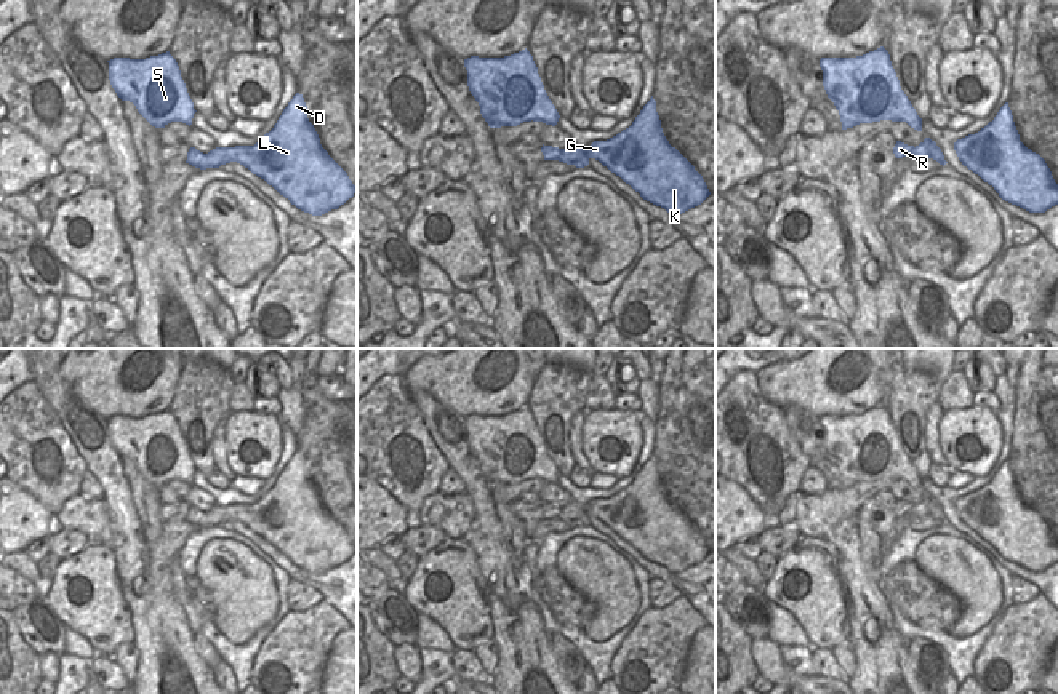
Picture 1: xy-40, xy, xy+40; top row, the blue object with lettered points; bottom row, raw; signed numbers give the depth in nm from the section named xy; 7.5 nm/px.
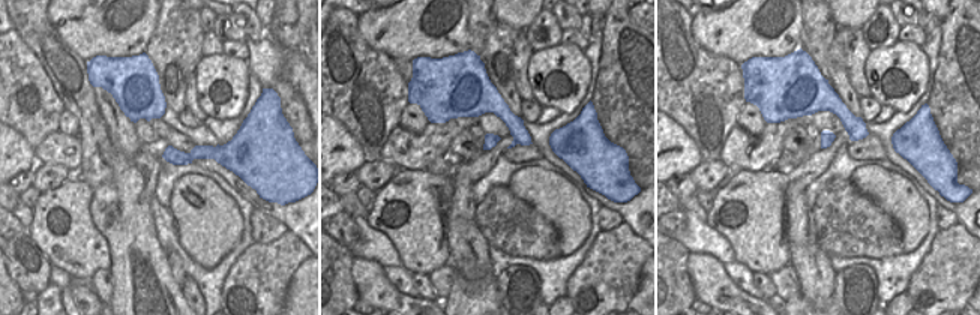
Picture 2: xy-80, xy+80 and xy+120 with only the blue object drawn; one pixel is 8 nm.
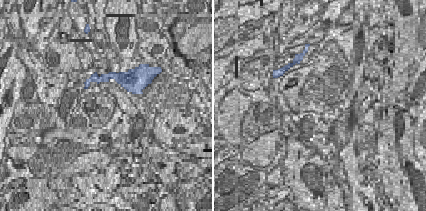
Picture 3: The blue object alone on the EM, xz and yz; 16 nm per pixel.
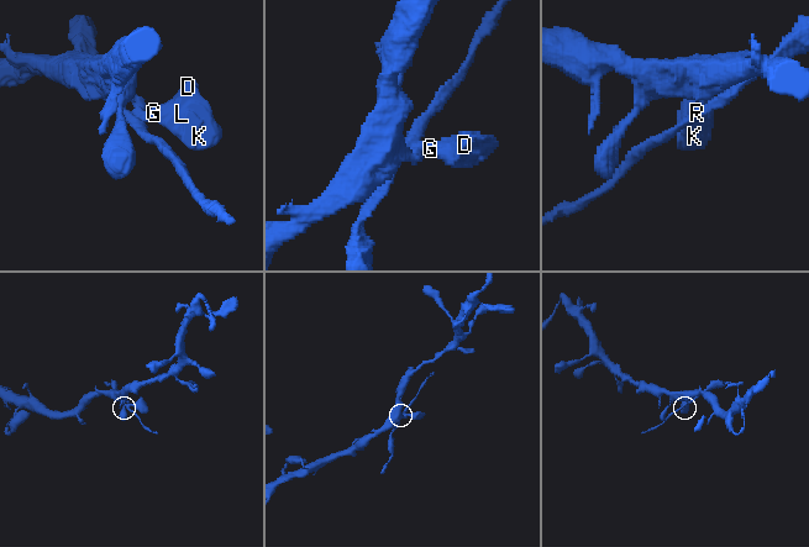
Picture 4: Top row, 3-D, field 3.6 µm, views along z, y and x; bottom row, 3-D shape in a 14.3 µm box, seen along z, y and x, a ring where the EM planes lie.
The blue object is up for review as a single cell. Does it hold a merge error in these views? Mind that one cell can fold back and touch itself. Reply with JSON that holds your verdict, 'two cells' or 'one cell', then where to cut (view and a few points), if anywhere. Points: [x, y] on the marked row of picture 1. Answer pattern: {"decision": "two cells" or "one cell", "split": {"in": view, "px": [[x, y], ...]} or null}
{"decision": "two cells", "split": {"in": "xy-40", "px": [[213, 149], [229, 162]]}}

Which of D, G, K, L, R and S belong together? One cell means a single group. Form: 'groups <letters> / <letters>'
groups D G K L S / R

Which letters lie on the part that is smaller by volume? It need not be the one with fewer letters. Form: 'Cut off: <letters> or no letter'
Cut off: R

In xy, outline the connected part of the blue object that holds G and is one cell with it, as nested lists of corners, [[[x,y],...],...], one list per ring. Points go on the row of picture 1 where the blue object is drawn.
[[[653,96],[632,125],[607,141],[579,147],[629,184],[640,197],[679,216],[709,195],[703,176],[666,139]]]

